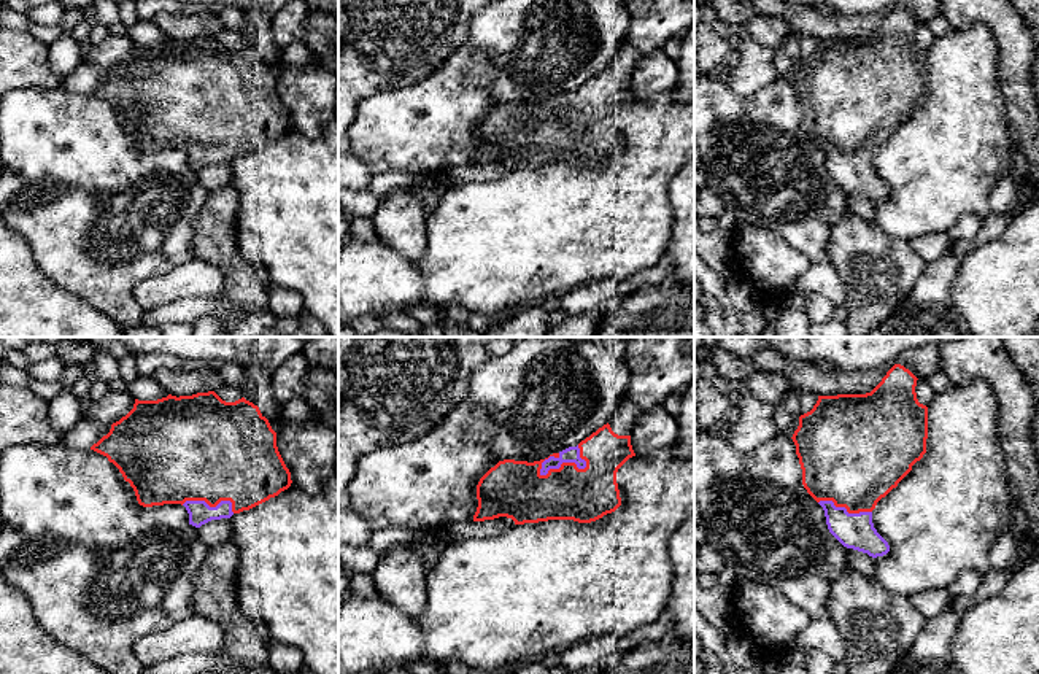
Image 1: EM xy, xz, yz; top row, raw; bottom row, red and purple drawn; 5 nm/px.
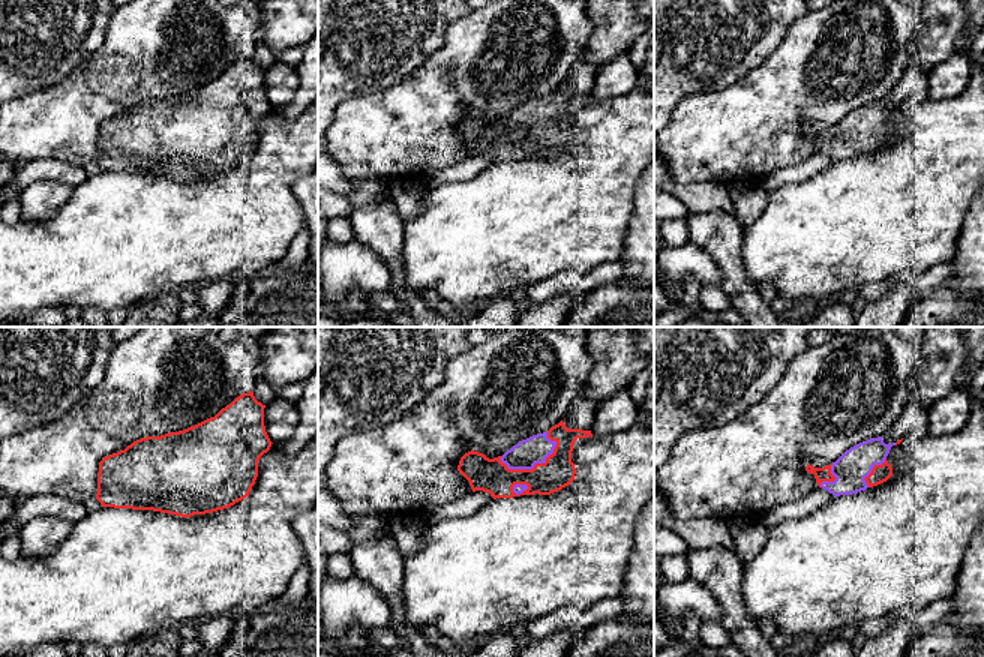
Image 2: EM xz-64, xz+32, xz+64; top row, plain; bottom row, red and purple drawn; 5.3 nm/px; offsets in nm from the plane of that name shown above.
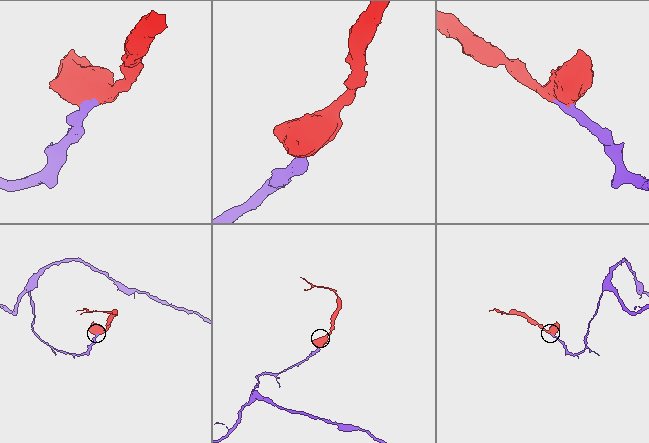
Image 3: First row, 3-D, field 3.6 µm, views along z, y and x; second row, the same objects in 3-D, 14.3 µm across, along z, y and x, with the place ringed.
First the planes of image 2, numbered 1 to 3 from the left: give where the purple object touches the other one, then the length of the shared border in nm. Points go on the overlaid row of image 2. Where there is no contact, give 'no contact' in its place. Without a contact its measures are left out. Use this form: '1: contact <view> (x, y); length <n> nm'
1: no contact
2: contact xz+32 (533, 468); length 340 nm
3: contact xz+64 (872, 470); length 190 nm

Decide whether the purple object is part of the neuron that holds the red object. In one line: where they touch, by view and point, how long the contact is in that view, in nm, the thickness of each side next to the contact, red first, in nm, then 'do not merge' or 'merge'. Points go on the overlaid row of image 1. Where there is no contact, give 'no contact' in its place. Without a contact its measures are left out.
xz (564, 463) | 260 nm | 280/80 nm | merge

